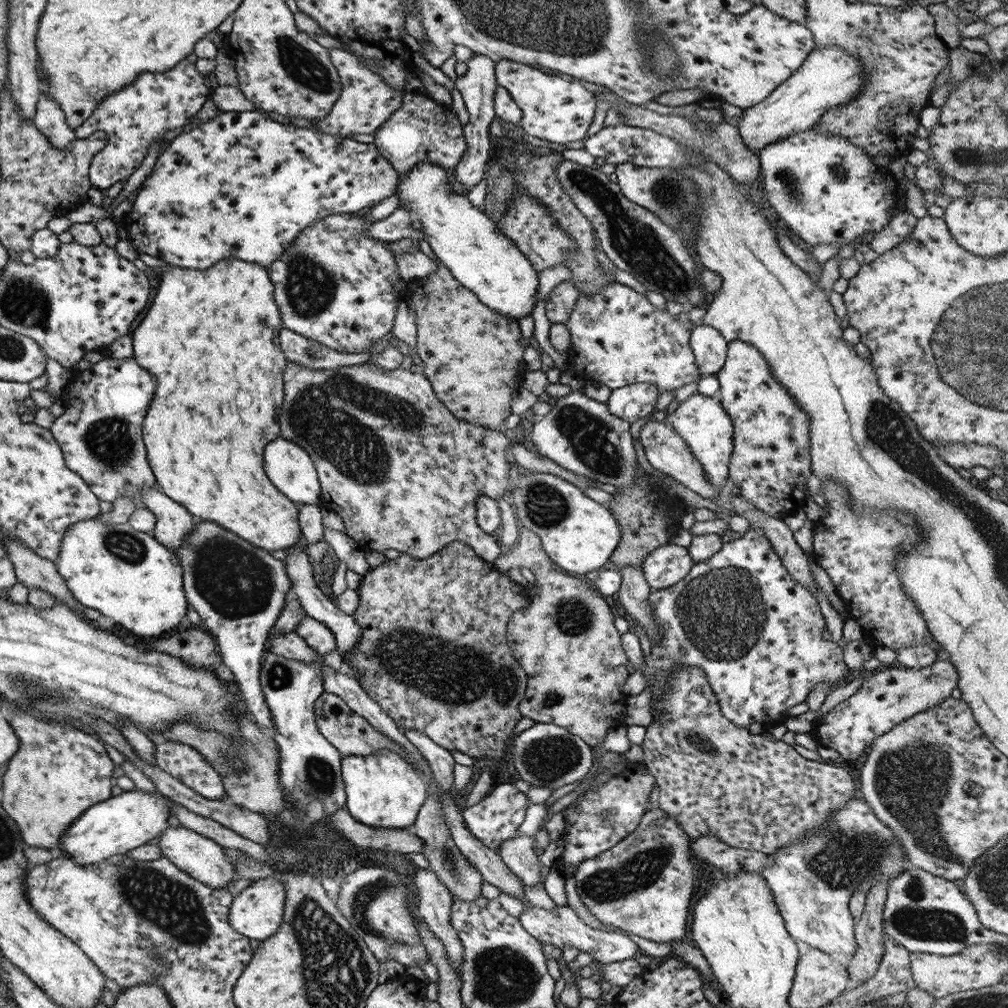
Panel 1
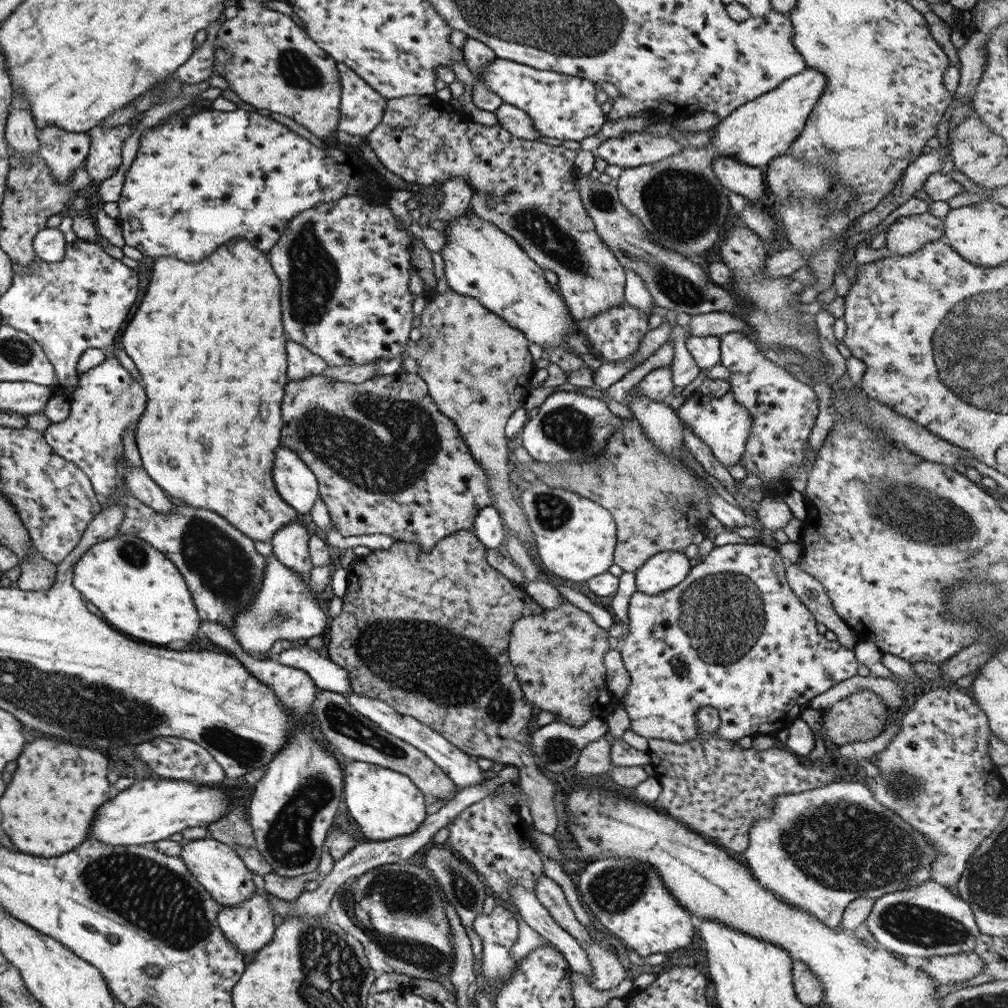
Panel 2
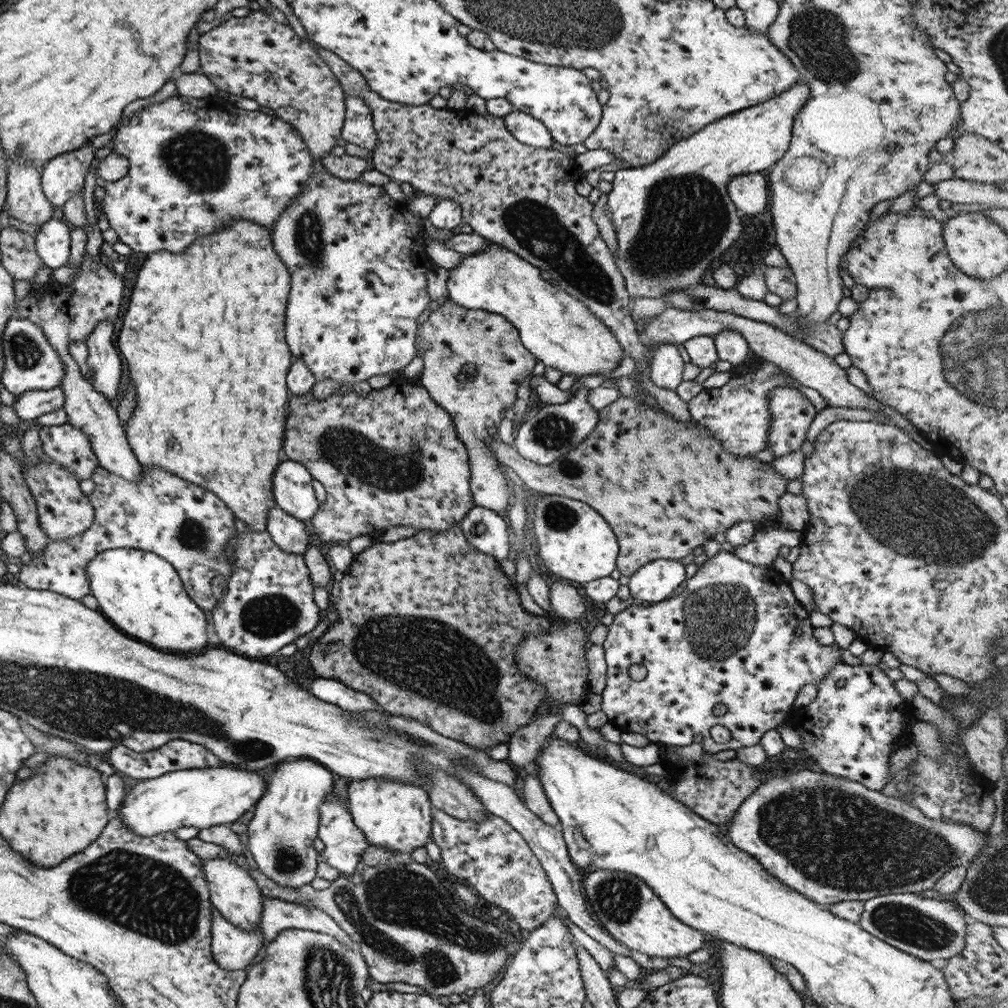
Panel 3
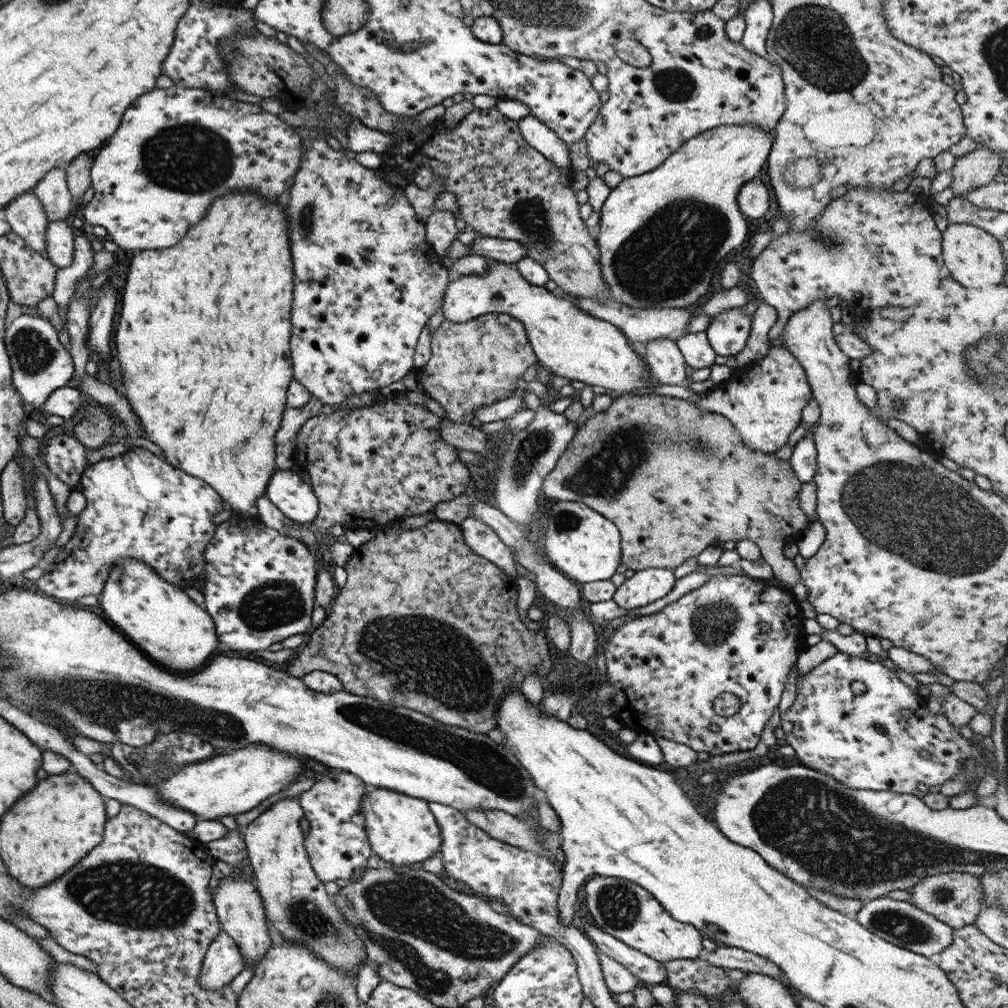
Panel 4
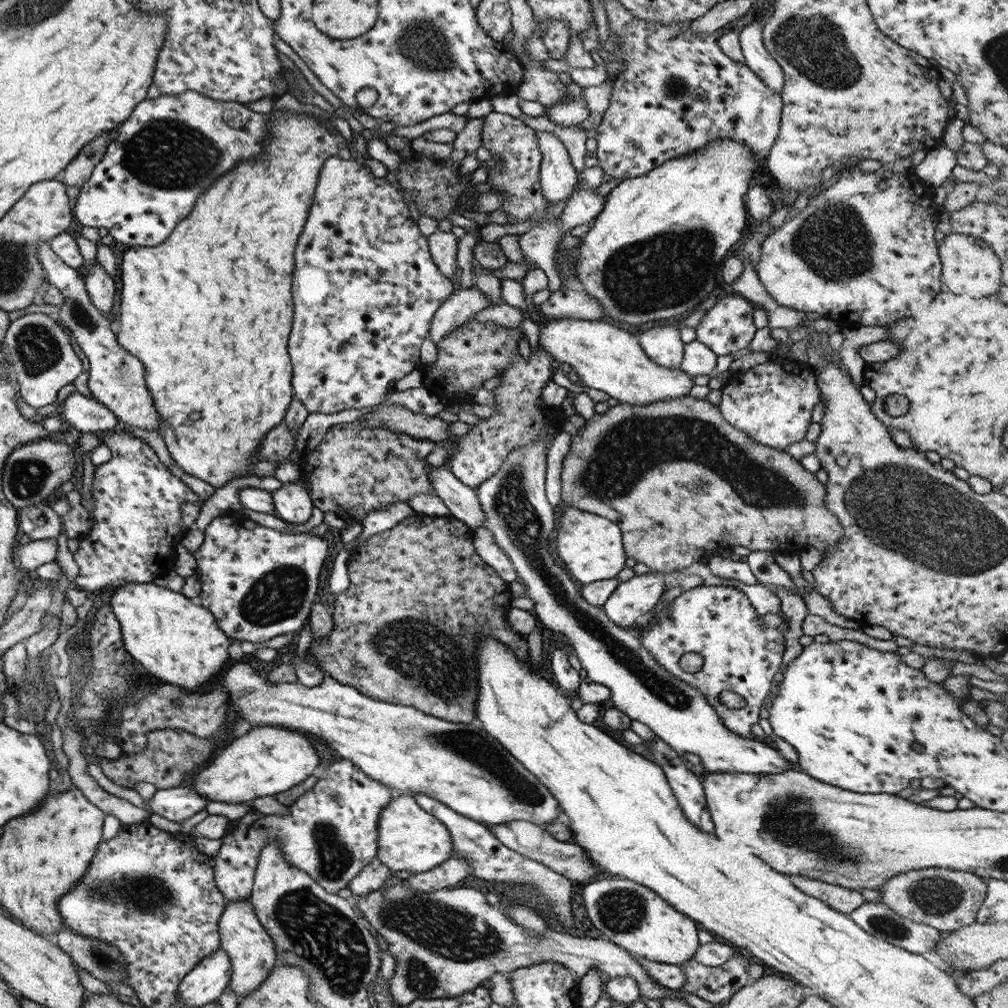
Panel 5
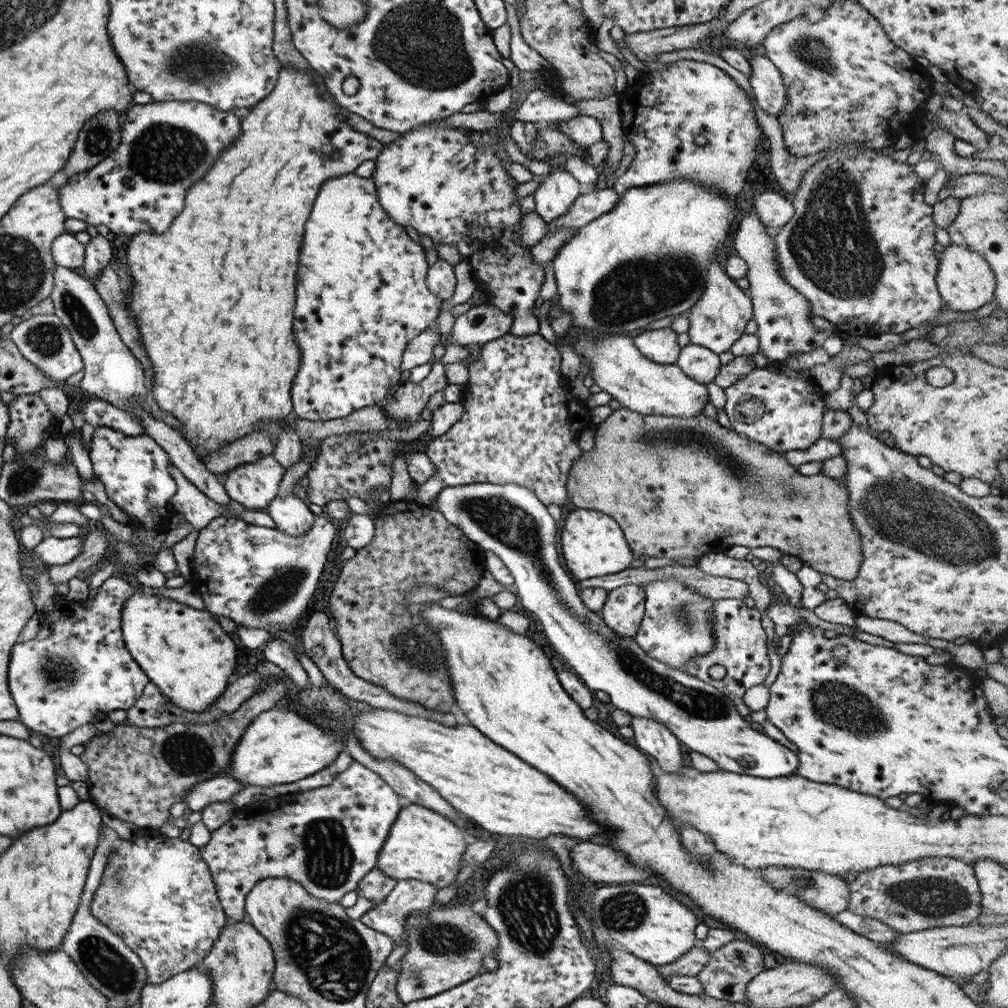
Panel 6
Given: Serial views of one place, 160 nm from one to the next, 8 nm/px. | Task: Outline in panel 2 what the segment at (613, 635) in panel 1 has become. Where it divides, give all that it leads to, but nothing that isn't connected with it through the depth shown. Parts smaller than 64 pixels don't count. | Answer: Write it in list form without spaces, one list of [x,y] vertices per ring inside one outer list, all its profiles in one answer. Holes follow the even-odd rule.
[[[449,287],[442,294],[435,291],[428,294],[428,303],[418,316],[419,325],[416,328],[420,332],[420,337],[427,338],[429,340],[427,344],[431,346],[427,347],[425,354],[416,360],[417,376],[426,384],[427,394],[434,401],[436,409],[454,424],[461,440],[467,446],[467,452],[486,474],[488,489],[494,500],[491,505],[495,507],[508,534],[517,538],[519,543],[528,546],[534,542],[534,534],[524,518],[524,512],[515,503],[513,493],[509,491],[510,481],[507,472],[512,465],[510,454],[512,444],[504,435],[504,427],[509,416],[517,408],[522,407],[530,389],[529,380],[535,368],[527,351],[528,340],[523,333],[511,328],[500,316],[487,310],[476,298],[457,294]],[[563,599],[552,609],[515,620],[506,652],[526,701],[554,714],[560,723],[581,728],[591,718],[604,719],[616,704],[607,690],[602,658],[612,646],[605,629]]]

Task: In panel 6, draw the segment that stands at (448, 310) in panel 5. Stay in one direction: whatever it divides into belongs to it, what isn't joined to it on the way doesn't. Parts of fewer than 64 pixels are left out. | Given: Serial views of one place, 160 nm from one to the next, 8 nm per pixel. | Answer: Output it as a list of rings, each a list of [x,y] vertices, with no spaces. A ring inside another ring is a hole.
[[[437,324],[428,325],[425,330],[422,330],[413,340],[410,340],[403,351],[400,360],[400,372],[406,375],[411,368],[420,364],[429,363],[428,360],[434,354],[434,346],[439,343],[439,332]]]

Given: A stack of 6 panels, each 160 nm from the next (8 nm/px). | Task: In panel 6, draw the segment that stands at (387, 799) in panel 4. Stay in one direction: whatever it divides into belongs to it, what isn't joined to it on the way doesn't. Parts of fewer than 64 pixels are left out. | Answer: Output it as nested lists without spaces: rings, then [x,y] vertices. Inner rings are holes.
[[[403,804],[379,850],[375,868],[393,880],[419,880],[438,890],[455,884],[462,867],[462,852],[465,847],[464,830],[448,818],[418,804]]]

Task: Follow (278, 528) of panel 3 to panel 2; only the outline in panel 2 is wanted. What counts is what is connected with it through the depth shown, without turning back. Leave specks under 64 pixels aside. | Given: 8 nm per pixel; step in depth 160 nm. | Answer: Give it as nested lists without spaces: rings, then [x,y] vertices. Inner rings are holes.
[[[296,521],[277,529],[270,540],[272,554],[289,570],[294,570],[307,589],[311,584],[310,571],[312,564],[308,553],[308,534]]]

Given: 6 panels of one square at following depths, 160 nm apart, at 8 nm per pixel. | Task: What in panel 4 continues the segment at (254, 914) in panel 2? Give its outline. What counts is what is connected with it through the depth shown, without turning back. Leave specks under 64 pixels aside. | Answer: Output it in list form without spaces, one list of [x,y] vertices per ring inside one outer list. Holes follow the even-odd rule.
[[[227,934],[219,936],[207,947],[199,973],[199,982],[203,990],[219,990],[231,982],[245,967],[239,947]]]

